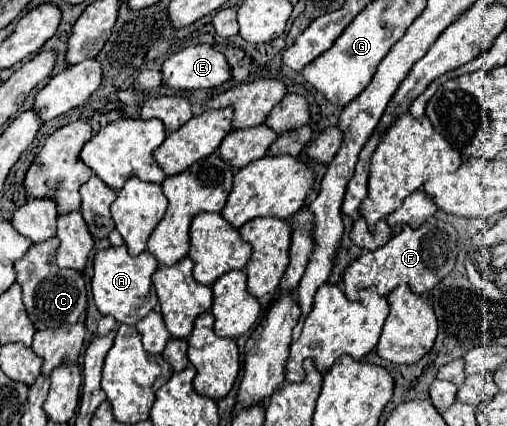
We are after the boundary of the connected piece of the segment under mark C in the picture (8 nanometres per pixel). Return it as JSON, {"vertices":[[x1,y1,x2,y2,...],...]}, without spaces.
{"vertices":[[56,237,36,243,28,253,16,261,16,283,22,287,22,301,34,327,56,329,66,323,78,323,86,313,86,285,82,273,60,271,56,265]]}

